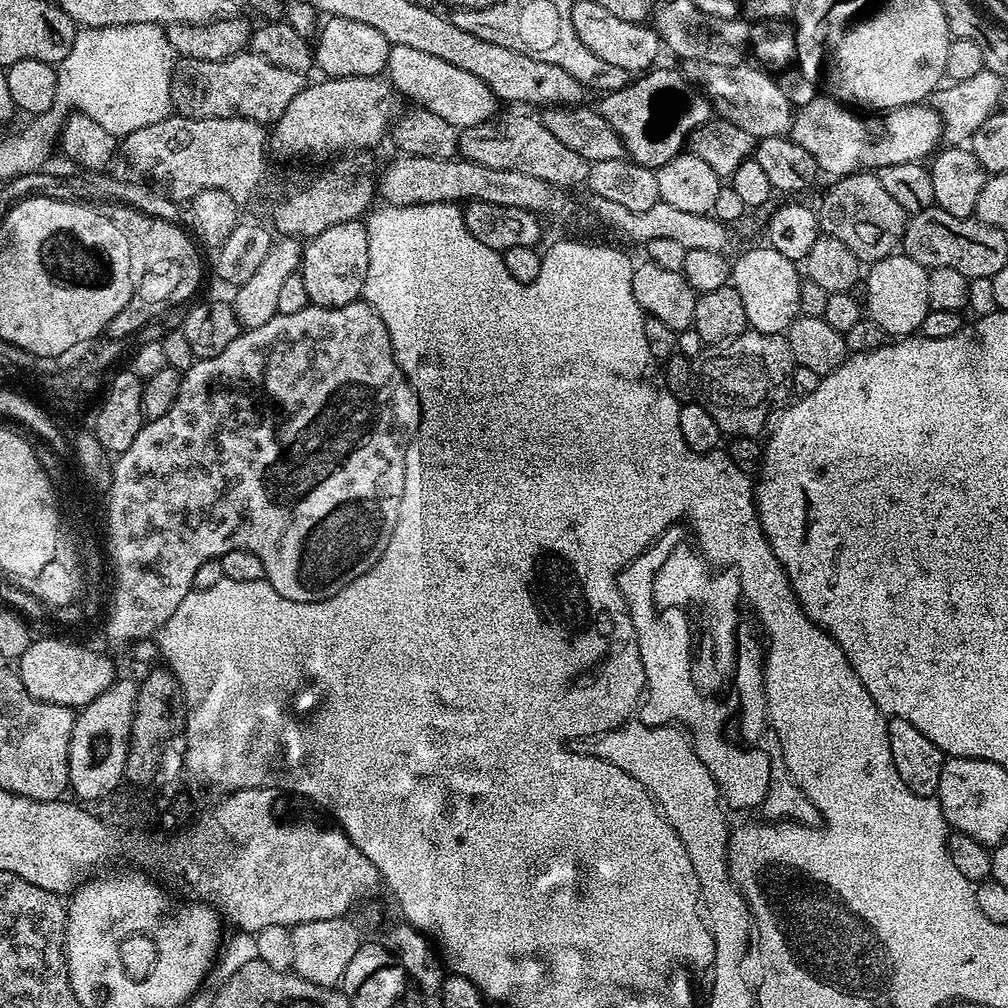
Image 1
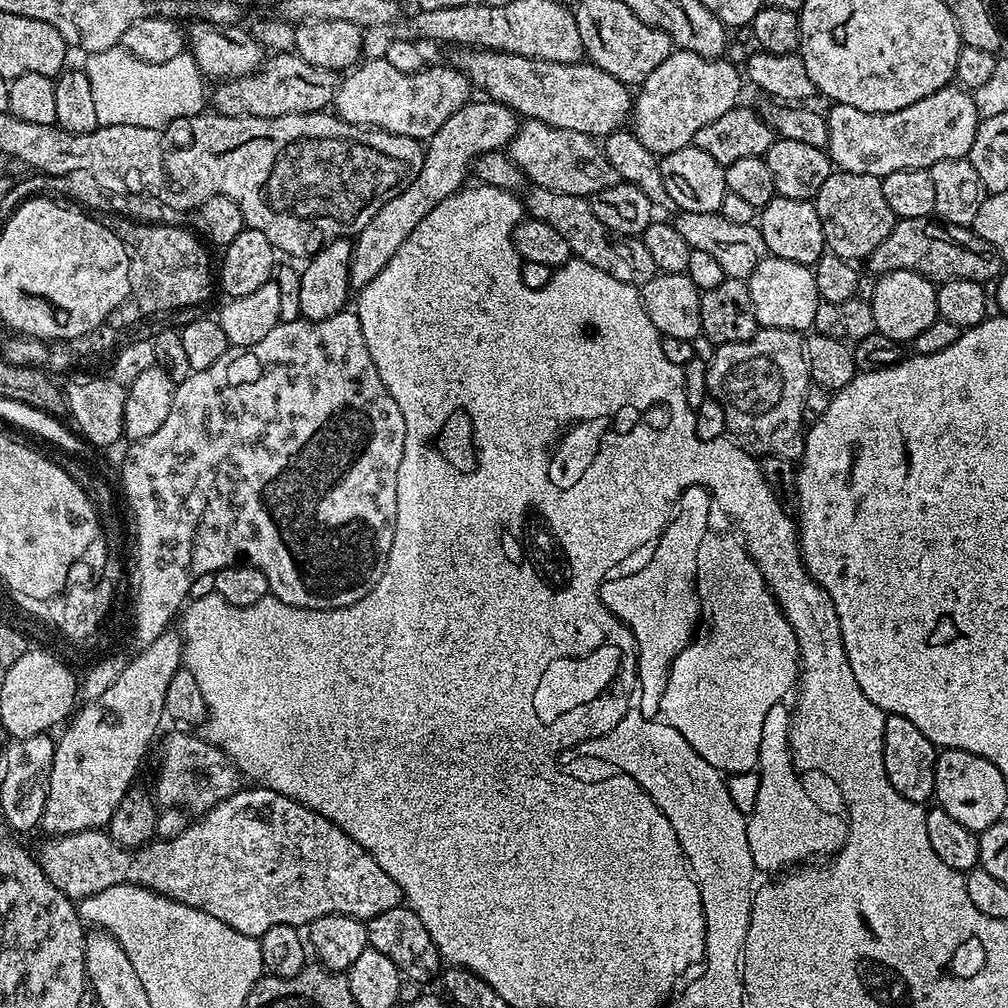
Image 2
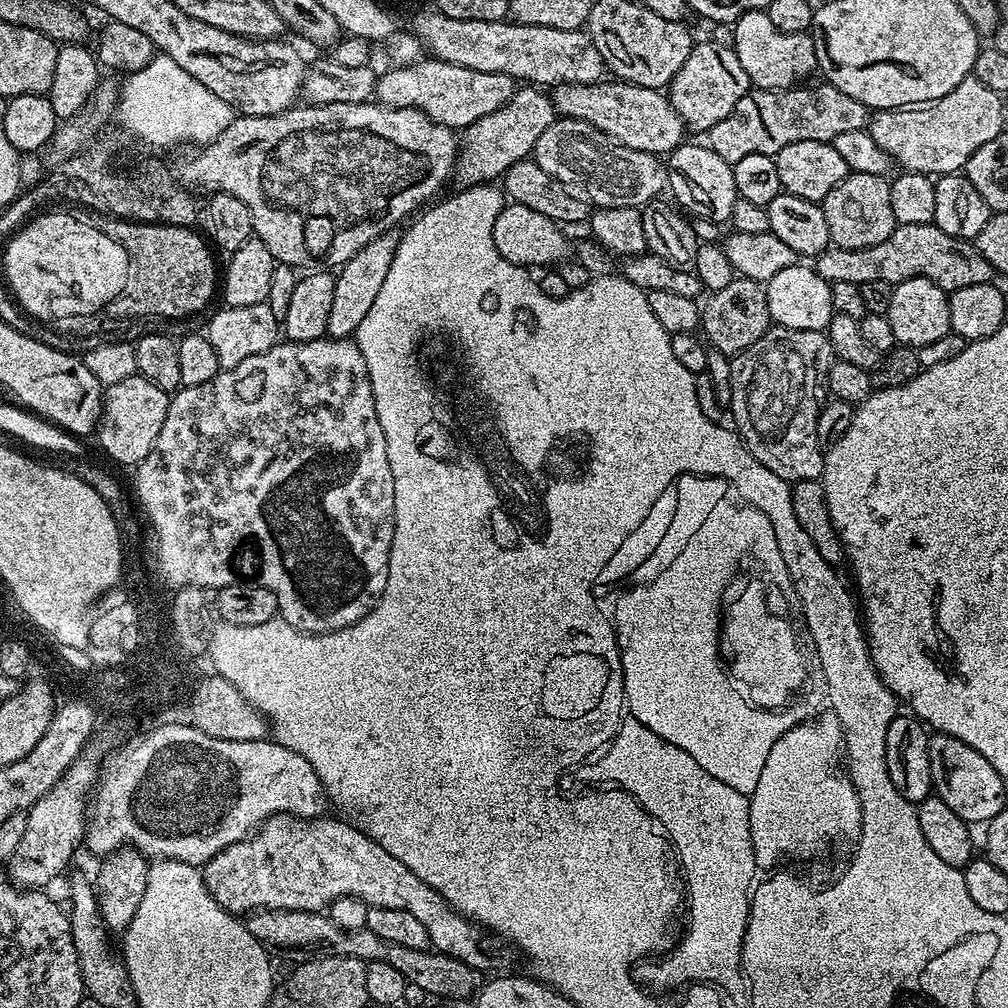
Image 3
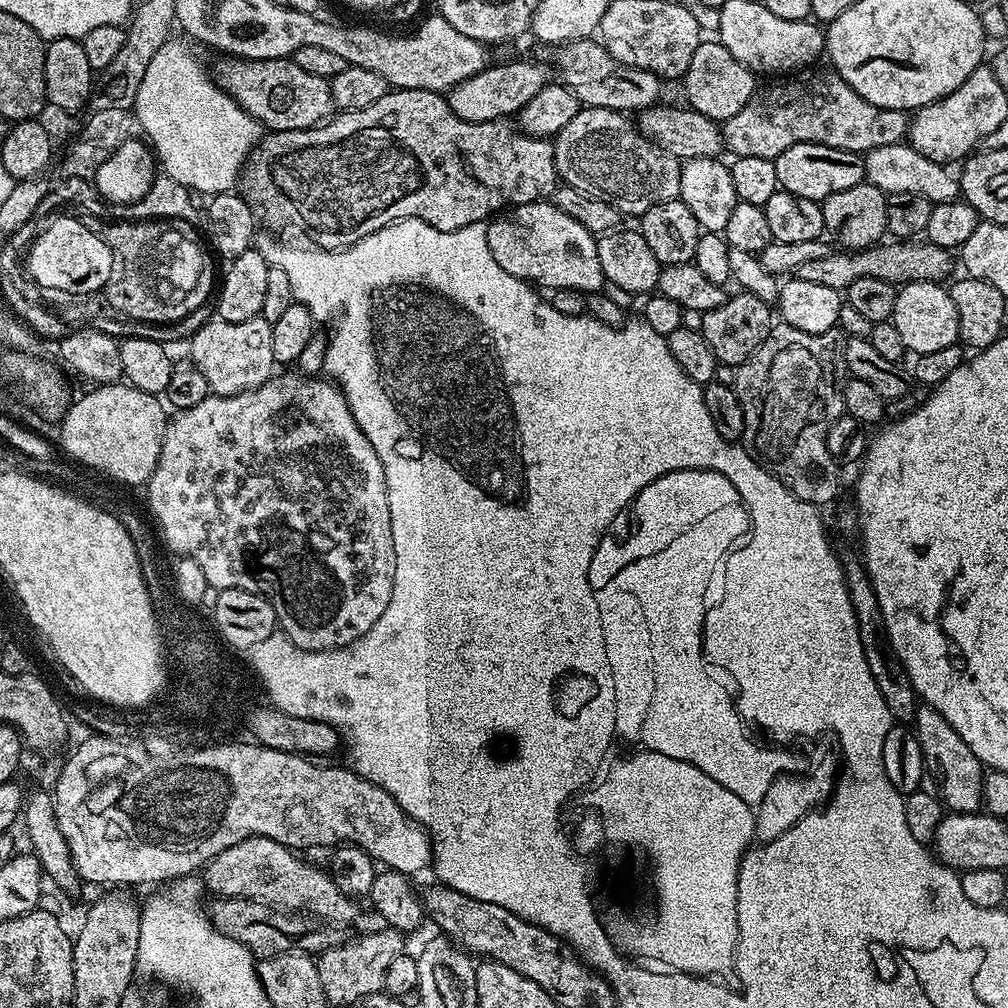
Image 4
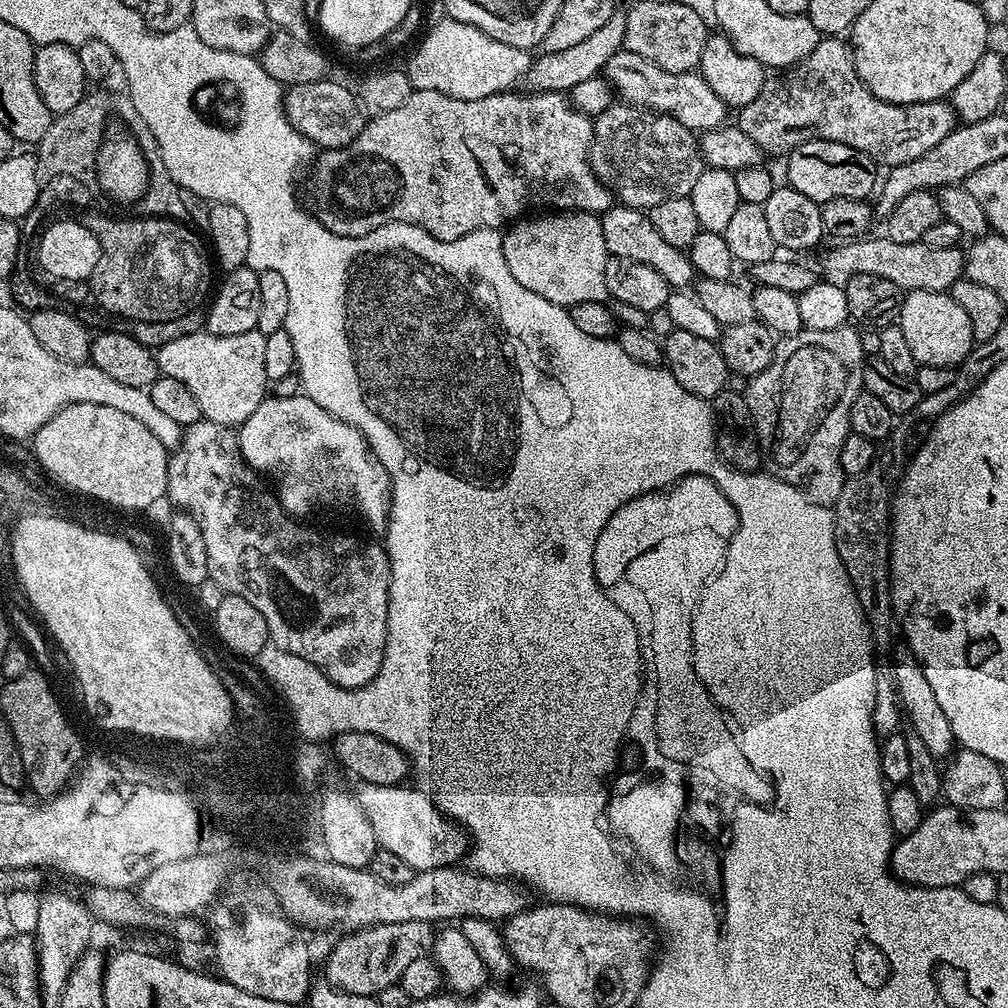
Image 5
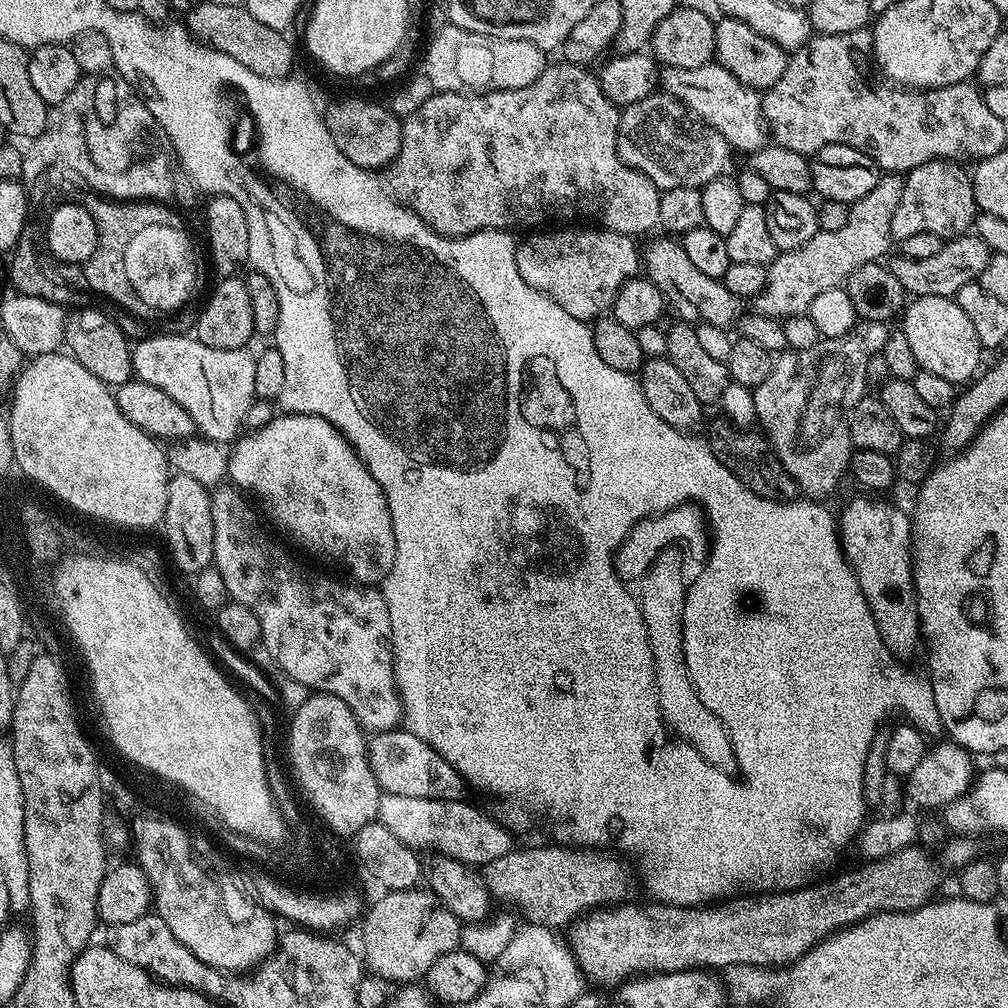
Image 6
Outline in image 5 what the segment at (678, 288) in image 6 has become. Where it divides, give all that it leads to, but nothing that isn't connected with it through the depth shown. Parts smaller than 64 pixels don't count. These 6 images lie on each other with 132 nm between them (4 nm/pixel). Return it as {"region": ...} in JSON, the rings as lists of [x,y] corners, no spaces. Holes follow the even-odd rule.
{"region":[[[616,202],[612,207],[606,209],[599,219],[609,257],[642,262],[646,266],[658,270],[658,274],[662,274],[662,278],[666,278],[668,287],[672,290],[684,288],[688,283],[689,287],[693,283],[694,273],[692,263],[688,261],[687,251],[670,246],[670,242],[664,241],[662,234],[658,234],[658,230],[654,230],[654,222],[650,222],[645,209],[632,208],[628,204]]]}

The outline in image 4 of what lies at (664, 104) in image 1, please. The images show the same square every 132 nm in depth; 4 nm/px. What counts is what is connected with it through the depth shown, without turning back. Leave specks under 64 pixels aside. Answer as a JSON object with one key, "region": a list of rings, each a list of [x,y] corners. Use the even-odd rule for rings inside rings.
{"region":[[[701,42],[698,50],[694,50],[694,58],[690,58],[688,71],[682,77],[684,92],[688,95],[687,107],[694,109],[698,114],[706,114],[706,118],[723,122],[734,118],[746,102],[750,102],[752,93],[758,87],[757,77],[726,46],[718,42]]]}

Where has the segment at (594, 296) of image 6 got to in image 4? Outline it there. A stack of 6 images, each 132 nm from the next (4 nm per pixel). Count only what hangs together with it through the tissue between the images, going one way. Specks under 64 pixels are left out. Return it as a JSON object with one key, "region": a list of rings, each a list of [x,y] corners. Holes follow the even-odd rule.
{"region":[[[547,199],[517,204],[503,214],[497,215],[488,224],[488,245],[490,254],[494,254],[494,262],[498,262],[498,266],[502,266],[506,274],[514,274],[514,278],[526,280],[540,290],[578,289],[585,294],[601,291],[606,281],[598,259],[596,241],[595,233],[586,230],[577,219]]]}

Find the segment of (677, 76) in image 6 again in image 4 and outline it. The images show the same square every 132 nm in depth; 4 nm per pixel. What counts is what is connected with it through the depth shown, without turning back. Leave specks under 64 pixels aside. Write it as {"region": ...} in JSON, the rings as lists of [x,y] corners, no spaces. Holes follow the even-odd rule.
{"region":[[[599,39],[573,40],[557,52],[560,52],[556,60],[560,63],[561,74],[564,75],[561,76],[563,83],[580,99],[581,105],[638,114],[646,108],[653,107],[661,99],[661,77],[653,72],[638,70],[634,66],[618,62],[618,58],[614,58],[605,50]]]}

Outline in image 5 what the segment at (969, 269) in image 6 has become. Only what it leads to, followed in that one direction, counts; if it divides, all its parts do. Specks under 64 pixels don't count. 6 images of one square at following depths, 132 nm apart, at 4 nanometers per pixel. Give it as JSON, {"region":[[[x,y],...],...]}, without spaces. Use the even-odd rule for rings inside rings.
{"region":[[[873,234],[865,235],[863,238],[857,238],[855,240],[846,240],[837,243],[835,246],[837,248],[832,248],[824,256],[824,272],[822,268],[822,276],[825,281],[831,282],[833,284],[845,285],[847,280],[851,278],[852,275],[858,274],[874,274],[875,277],[886,278],[887,281],[895,284],[896,287],[903,290],[905,293],[913,292],[914,290],[930,290],[931,292],[948,292],[951,289],[953,282],[964,276],[964,257],[965,253],[961,251],[959,247],[955,248],[939,248],[938,246],[926,246],[925,244],[907,244],[906,242],[894,242],[888,239],[887,235],[880,234],[880,236],[872,236]]]}

